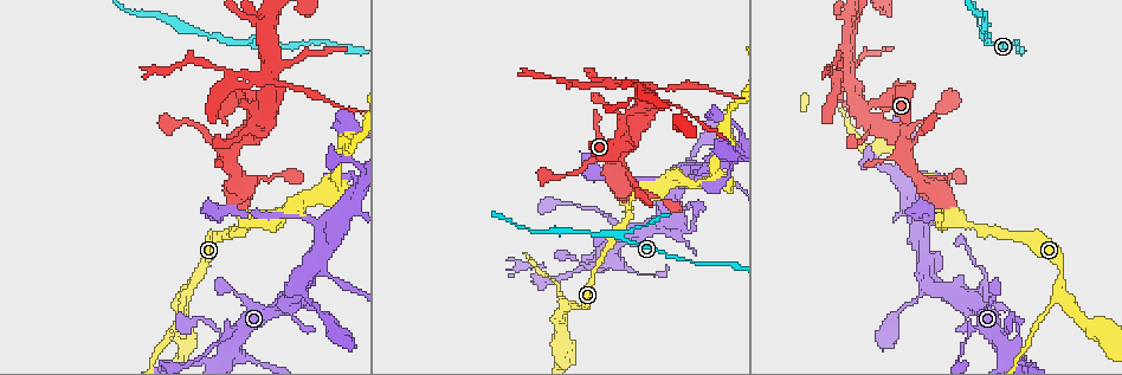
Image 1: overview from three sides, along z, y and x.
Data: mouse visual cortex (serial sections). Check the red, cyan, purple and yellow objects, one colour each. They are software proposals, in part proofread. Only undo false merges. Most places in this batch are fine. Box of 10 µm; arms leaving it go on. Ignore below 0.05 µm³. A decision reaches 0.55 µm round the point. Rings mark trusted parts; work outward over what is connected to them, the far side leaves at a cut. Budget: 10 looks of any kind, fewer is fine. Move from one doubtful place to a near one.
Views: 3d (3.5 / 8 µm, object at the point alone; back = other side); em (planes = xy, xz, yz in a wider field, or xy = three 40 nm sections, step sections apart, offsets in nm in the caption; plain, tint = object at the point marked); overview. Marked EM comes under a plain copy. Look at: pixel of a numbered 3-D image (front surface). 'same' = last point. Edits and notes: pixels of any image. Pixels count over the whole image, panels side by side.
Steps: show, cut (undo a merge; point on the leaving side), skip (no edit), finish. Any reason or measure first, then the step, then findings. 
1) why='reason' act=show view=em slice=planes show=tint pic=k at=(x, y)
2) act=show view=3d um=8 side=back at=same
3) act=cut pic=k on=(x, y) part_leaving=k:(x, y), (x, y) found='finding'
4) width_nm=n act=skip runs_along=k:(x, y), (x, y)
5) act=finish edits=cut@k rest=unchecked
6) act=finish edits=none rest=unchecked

act=show view=3d um=3.5 pic=1 at=(228, 150)

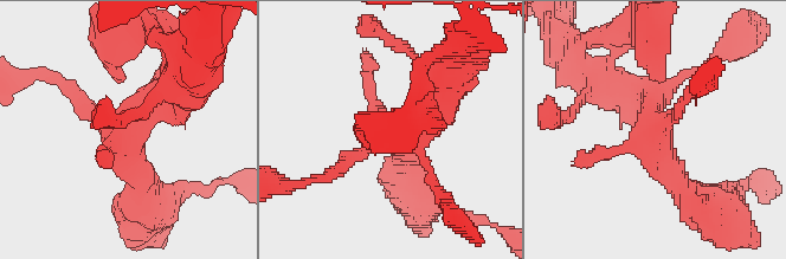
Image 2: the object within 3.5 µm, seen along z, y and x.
why='now the EM' act=show view=em slice=xy step=1 show=tint pic=2 at=(123, 131)

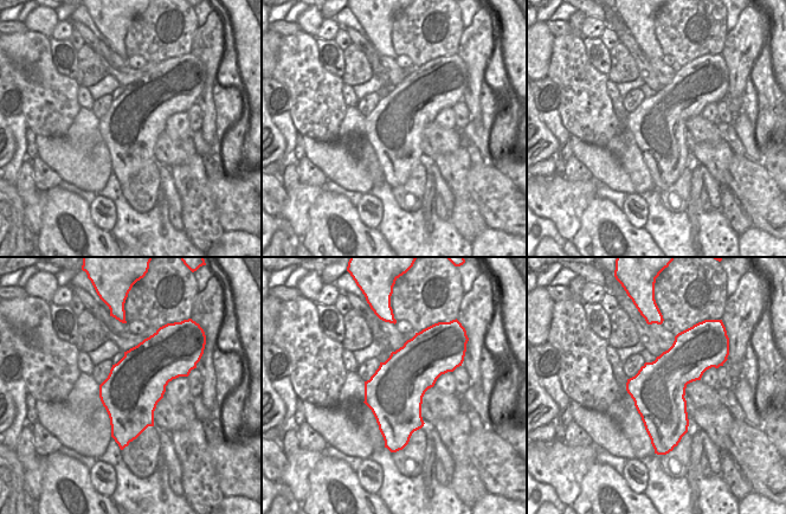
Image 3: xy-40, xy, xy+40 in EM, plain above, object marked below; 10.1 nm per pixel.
width_nm=600 act=skip runs_along=2:(632, 86), (690, 195) found='one cell here'

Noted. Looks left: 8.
why='three arms meet' act=show view=3d um=3.5 pic=1 at=(272, 80)

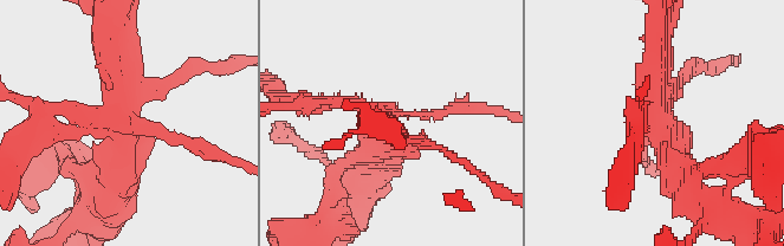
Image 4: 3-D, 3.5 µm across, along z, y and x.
why='shape alone is not enough' act=show view=em slice=planes show=tint pic=4 at=(656, 122)

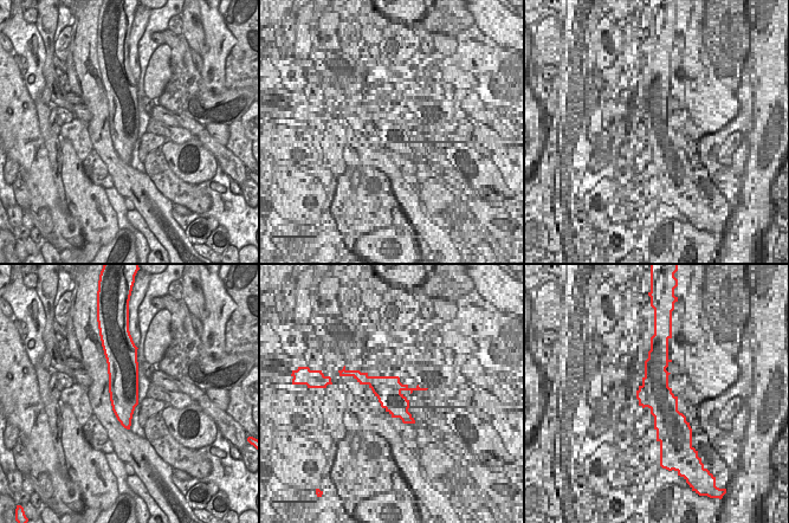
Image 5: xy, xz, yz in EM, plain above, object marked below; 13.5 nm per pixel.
why='cut it another way' act=show view=em slice=xy step=1 show=tint at=same

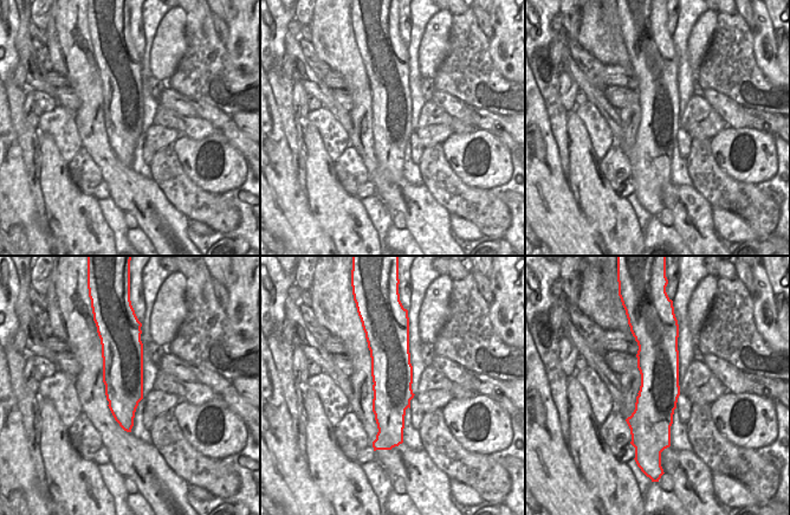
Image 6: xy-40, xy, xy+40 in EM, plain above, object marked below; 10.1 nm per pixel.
act=cut pic=4 on=(328, 104) part_leaving=4:(110, 122), (44, 111), (26, 141) found='two cells meet here'

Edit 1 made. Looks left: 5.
why='a narrow waist' act=show view=3d um=8 side=back pic=1 at=(986, 36)

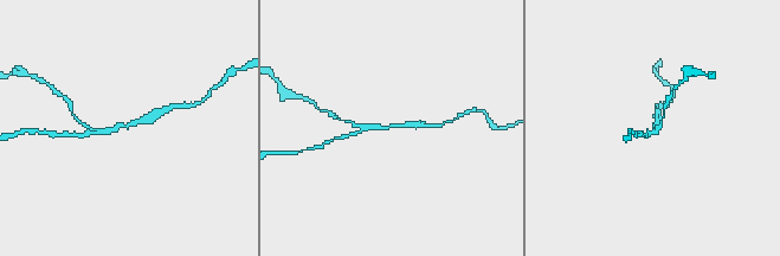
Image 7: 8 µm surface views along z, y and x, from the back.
why='closer look' act=show view=3d um=3.5 side=back at=same

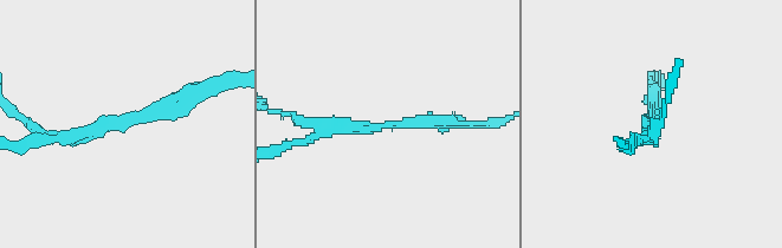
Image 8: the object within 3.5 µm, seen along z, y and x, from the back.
arm_widths_nm=150,200 act=show view=em slice=xy step=1 show=tint pic=8 at=(648, 124)

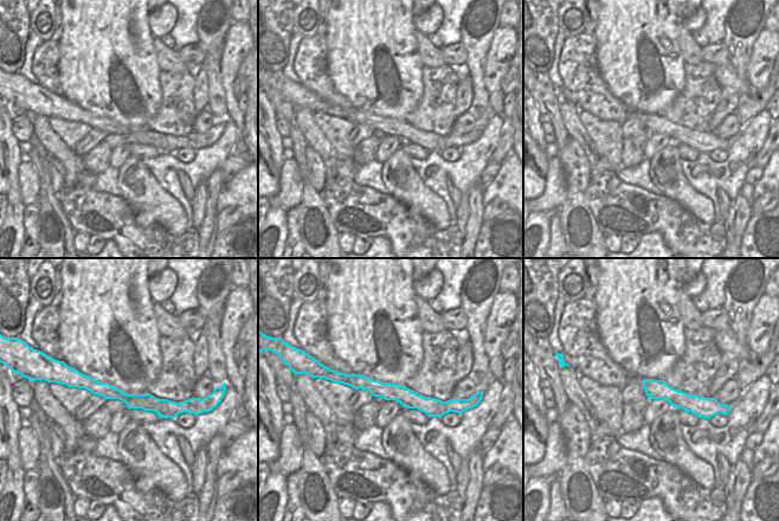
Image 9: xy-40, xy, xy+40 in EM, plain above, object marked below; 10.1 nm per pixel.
act=cut pic=8 on=(669, 91) found='a second cell is stuck on'

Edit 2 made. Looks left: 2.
act=finish edits=cut@4,cut@8 rest=unchecked

